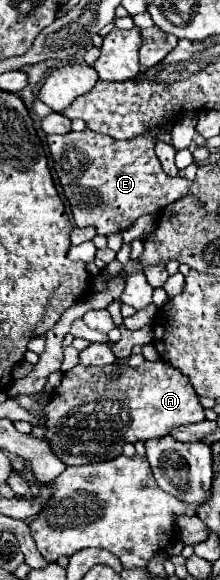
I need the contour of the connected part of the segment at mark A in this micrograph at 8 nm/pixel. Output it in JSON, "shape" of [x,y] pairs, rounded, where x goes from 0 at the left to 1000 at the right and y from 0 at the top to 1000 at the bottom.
{"shape":[[[664,622],[636,633],[527,626],[473,633],[345,629],[291,643],[273,667],[245,671],[227,695],[209,698],[209,760],[236,781],[291,802],[391,802],[527,791],[573,764],[727,757],[773,750],[773,743],[809,740],[818,733],[873,733],[900,726],[927,726],[927,702],[909,698],[873,660],[755,622]]]}

